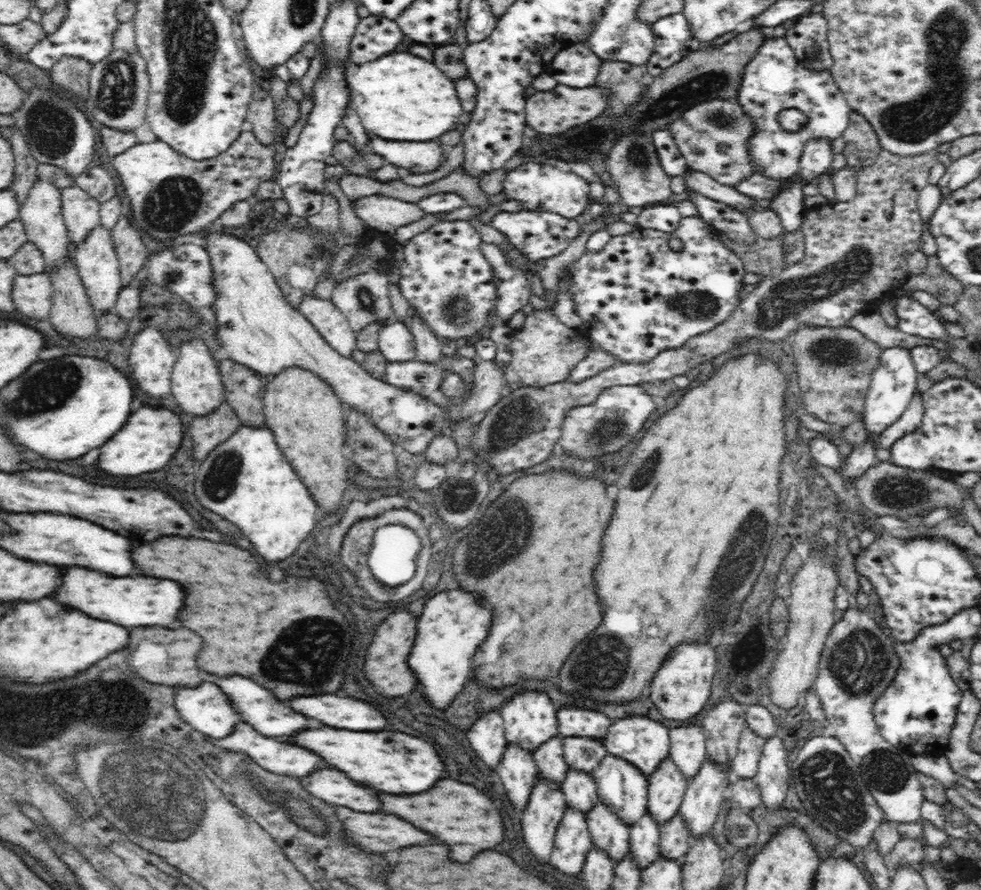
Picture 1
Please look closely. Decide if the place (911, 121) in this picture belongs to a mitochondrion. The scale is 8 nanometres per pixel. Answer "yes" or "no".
yes

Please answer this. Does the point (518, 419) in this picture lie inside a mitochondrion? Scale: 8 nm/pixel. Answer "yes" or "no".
yes

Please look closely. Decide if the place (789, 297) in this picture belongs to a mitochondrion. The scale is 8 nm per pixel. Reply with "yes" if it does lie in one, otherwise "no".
yes

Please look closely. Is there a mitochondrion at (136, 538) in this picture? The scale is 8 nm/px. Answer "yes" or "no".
no

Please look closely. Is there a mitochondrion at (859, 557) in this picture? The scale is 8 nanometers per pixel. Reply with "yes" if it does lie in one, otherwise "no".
no

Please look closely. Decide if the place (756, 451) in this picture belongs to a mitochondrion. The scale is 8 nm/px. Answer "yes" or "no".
no

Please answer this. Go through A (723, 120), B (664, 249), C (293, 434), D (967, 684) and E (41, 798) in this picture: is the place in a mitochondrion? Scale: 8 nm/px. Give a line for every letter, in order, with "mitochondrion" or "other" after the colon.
A: mitochondrion
B: other
C: other
D: other
E: other

